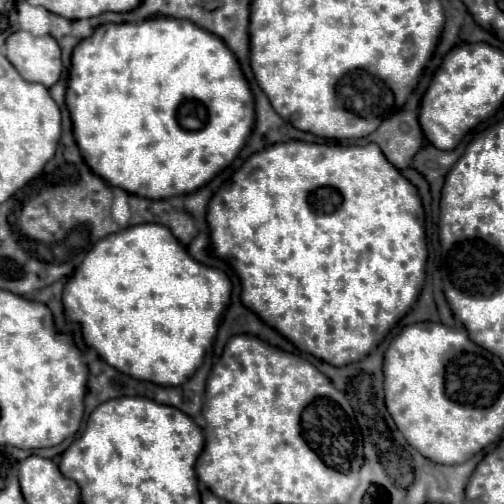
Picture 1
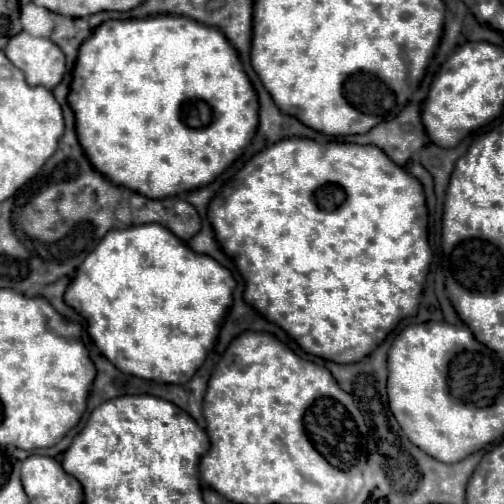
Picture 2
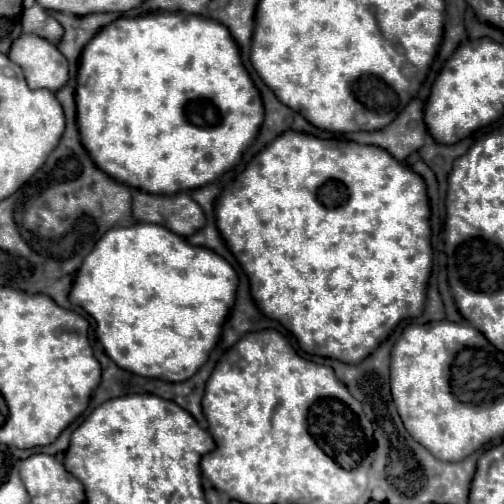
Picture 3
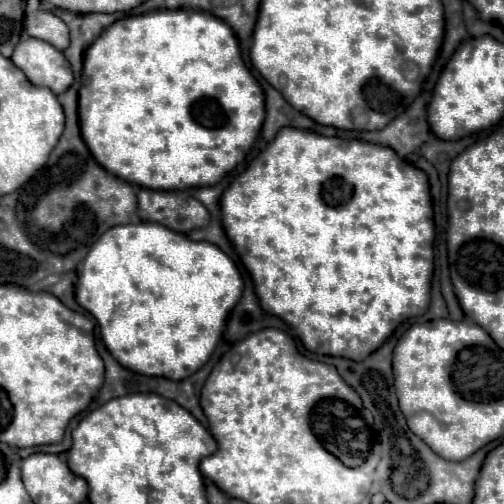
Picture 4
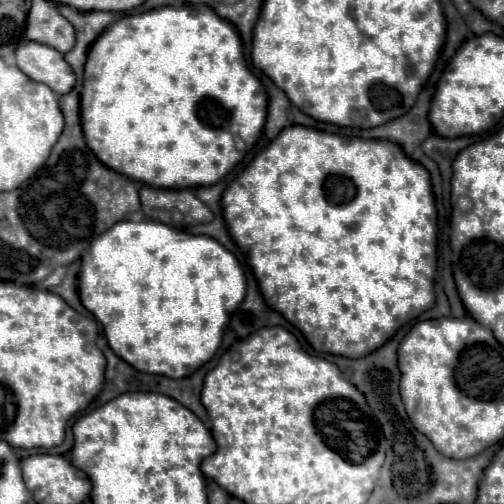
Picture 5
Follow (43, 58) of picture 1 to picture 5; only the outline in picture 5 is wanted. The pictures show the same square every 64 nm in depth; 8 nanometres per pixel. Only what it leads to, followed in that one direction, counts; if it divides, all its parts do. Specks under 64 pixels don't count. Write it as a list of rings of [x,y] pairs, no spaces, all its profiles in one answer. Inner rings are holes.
[[[22,42],[16,48],[16,60],[18,68],[28,78],[50,86],[58,96],[68,94],[76,84],[76,76],[70,64],[64,60],[64,54],[46,44]]]

